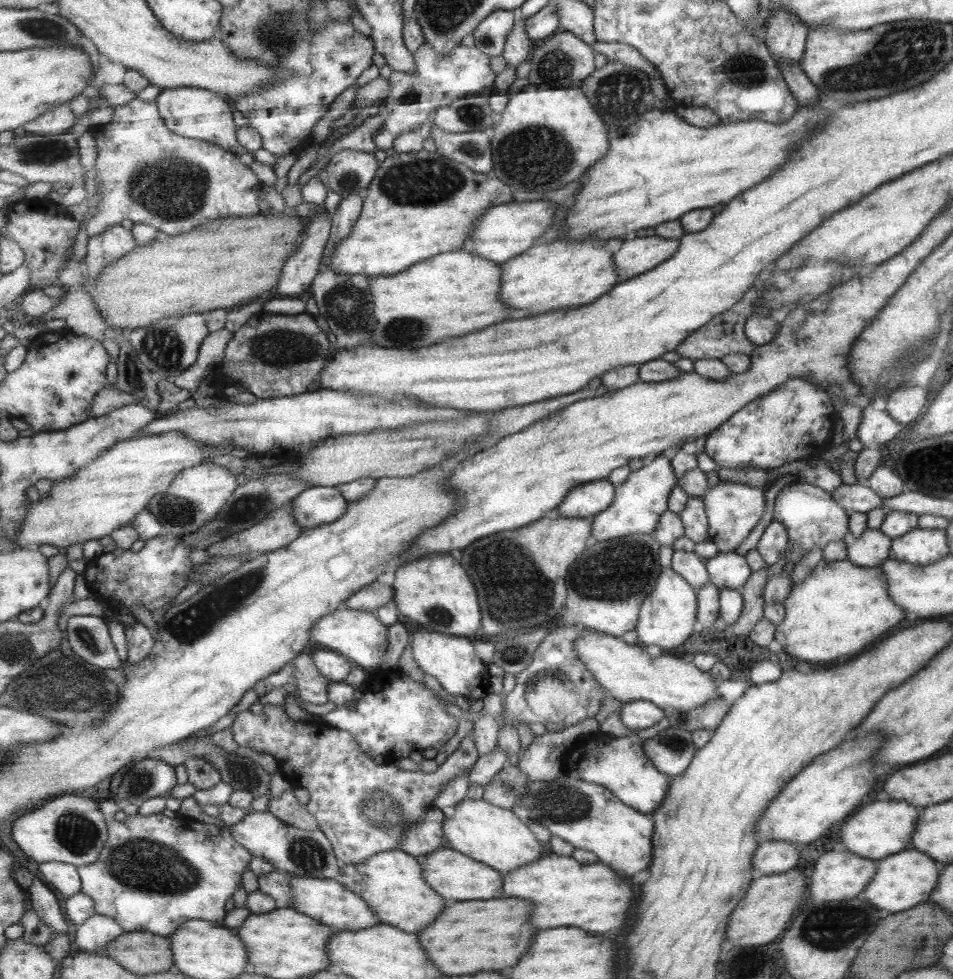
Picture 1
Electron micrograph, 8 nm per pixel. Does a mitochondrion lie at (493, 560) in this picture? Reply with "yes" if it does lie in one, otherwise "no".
yes

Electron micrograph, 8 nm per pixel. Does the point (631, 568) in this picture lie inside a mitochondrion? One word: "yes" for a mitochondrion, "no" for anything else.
yes

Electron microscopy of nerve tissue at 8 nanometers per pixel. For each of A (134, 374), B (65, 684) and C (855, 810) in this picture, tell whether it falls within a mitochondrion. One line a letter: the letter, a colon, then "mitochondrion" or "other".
A: mitochondrion
B: mitochondrion
C: other

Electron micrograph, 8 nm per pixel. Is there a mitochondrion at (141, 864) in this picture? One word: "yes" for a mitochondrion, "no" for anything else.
yes

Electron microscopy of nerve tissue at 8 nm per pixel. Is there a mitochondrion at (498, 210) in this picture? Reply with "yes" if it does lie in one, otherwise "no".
no

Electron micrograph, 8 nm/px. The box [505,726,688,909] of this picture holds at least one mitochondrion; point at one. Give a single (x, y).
(559, 804)

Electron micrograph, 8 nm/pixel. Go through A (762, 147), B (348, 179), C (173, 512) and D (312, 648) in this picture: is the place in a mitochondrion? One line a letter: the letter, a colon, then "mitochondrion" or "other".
A: other
B: mitochondrion
C: mitochondrion
D: other

